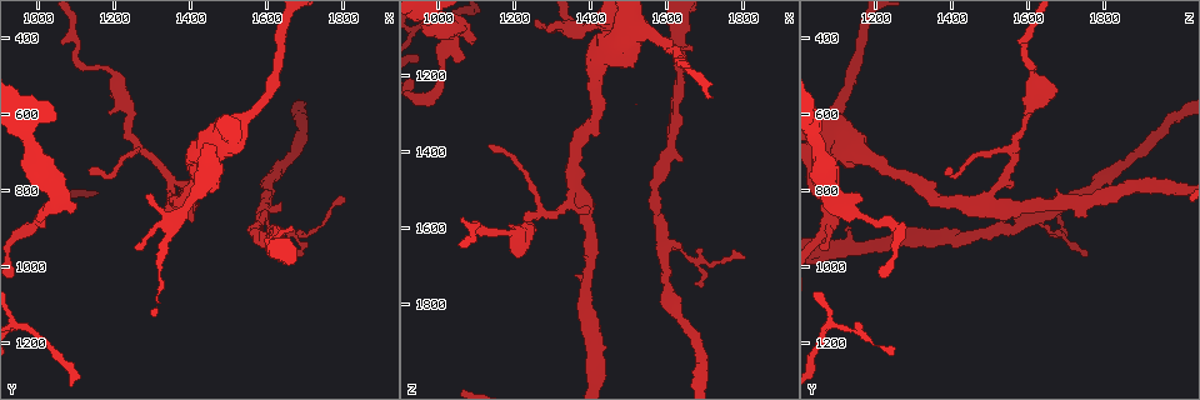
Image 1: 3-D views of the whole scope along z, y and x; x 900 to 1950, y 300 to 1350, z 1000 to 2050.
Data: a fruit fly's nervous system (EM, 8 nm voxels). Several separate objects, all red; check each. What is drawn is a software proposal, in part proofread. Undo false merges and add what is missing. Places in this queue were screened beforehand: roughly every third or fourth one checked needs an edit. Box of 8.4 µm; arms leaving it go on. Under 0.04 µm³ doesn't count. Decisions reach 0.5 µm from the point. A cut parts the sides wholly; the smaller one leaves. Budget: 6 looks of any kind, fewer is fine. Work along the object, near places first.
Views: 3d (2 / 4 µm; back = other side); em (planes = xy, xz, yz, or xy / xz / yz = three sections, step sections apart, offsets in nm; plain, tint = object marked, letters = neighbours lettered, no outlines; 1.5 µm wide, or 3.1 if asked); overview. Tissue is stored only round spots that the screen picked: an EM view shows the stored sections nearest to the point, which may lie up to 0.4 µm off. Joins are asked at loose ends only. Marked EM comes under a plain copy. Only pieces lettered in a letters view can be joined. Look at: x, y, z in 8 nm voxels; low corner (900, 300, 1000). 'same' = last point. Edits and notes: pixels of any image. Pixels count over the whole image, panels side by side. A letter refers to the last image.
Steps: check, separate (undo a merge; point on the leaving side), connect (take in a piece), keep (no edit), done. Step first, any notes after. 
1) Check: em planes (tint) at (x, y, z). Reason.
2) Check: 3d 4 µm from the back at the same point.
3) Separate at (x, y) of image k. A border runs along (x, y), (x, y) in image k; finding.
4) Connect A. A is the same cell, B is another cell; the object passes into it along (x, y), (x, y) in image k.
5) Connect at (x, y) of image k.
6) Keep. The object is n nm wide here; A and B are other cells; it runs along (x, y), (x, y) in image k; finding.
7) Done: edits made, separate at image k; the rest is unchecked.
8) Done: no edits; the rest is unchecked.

Check: 3d 2 µm at (1180, 485, 1615). Thick turns thin.

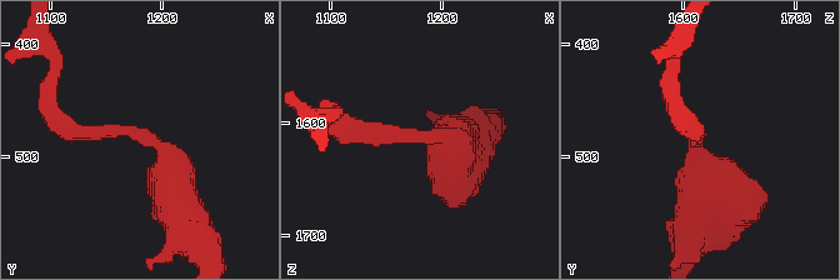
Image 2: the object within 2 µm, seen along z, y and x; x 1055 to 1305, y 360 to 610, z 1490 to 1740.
Check: em xz step 4 (letters) at (1180, 492, 1608). Shape alone is not enough.

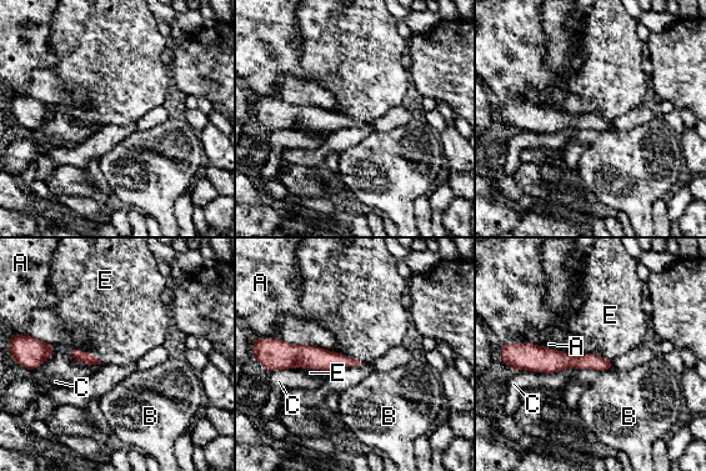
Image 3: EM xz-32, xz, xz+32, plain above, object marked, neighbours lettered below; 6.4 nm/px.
Keep. The object is 80 nm wide here; the longest contact is with C, 400 nm; A, B, C and E are other cells; all the same neuron.

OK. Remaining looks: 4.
Check: em planes (tint) at (1360, 835, 1480). Three arms meet.

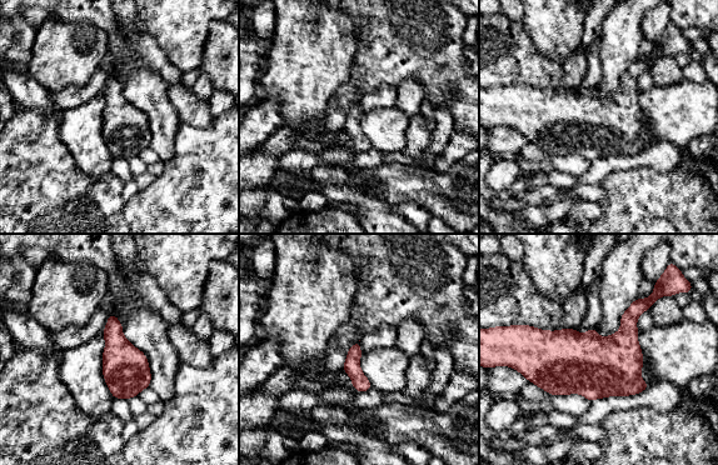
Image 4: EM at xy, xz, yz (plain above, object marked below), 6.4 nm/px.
Check: em planes (letters) at the same point. What lies round it.

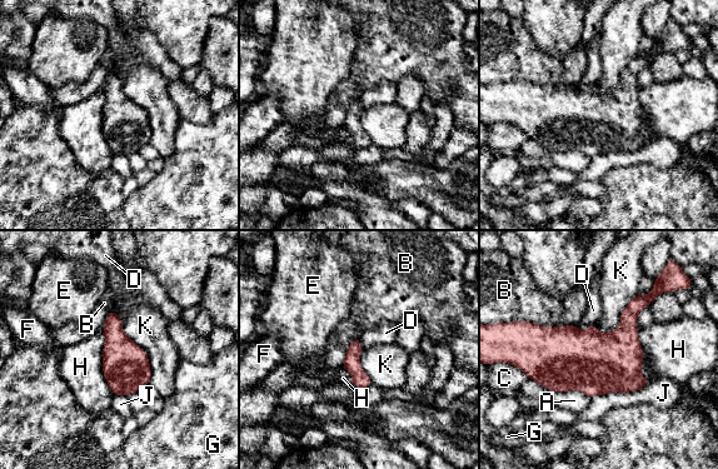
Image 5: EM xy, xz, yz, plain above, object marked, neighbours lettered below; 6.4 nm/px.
Keep. The object is 300 nm wide here; A, B, C, D, E, F, G, H, J and K are other cells; a border runs along (111, 308), (145, 352), (150, 382) in image 5; continuous, no second neuron.

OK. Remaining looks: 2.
Done: no edits; the rest is unchecked.

